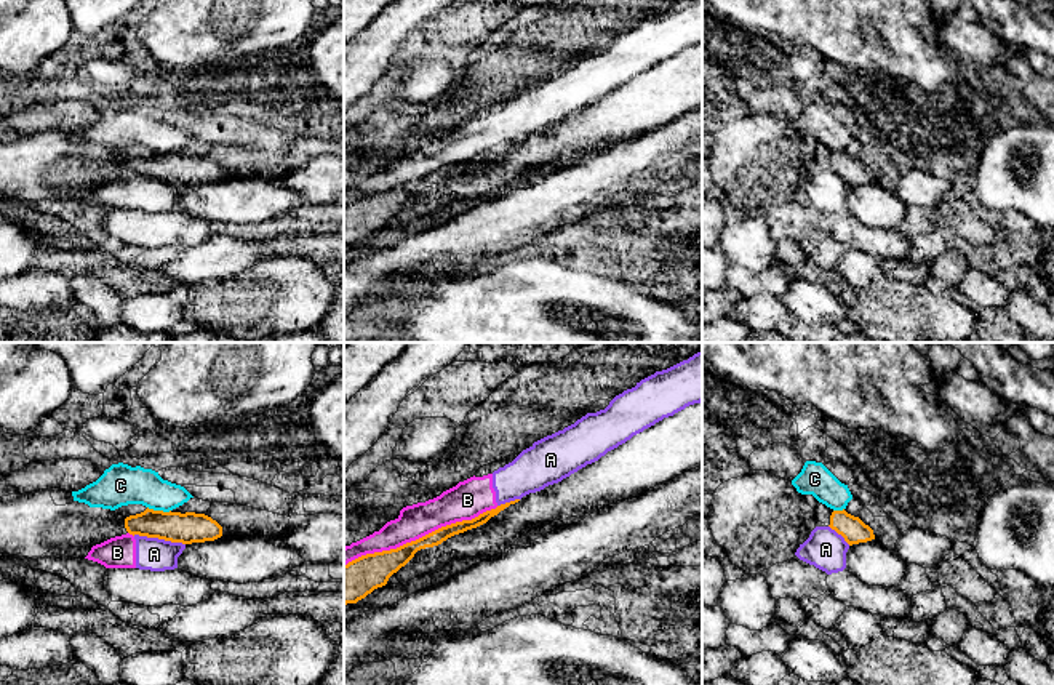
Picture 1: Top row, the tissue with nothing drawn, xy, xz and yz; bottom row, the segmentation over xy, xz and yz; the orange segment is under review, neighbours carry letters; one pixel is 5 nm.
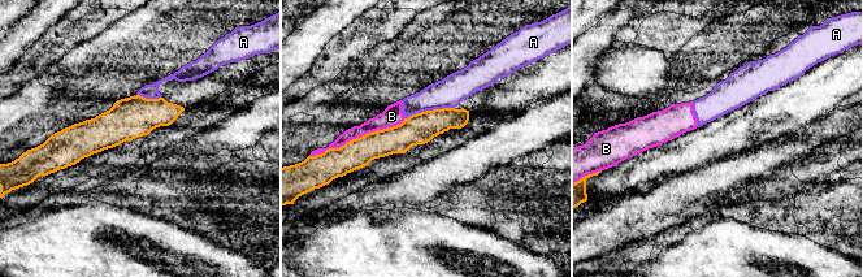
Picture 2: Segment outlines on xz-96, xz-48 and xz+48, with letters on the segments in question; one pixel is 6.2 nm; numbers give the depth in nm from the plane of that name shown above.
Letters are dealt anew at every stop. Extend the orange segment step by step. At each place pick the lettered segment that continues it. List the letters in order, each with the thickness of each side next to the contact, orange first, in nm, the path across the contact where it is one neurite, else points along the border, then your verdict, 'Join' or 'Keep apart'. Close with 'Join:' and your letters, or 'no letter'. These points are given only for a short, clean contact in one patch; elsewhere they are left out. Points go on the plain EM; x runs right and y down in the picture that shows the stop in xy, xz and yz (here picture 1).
A: Thickness 150 nm (orange) against 170 nm. Boundary: xy (133, 176), (157, 178), (184, 186). Keep apart
B: Thickness 140 nm (orange) against 180 nm. Keep apart
C: Thickness 150 nm (orange) against 200 nm. Keep apart
Join: no letter

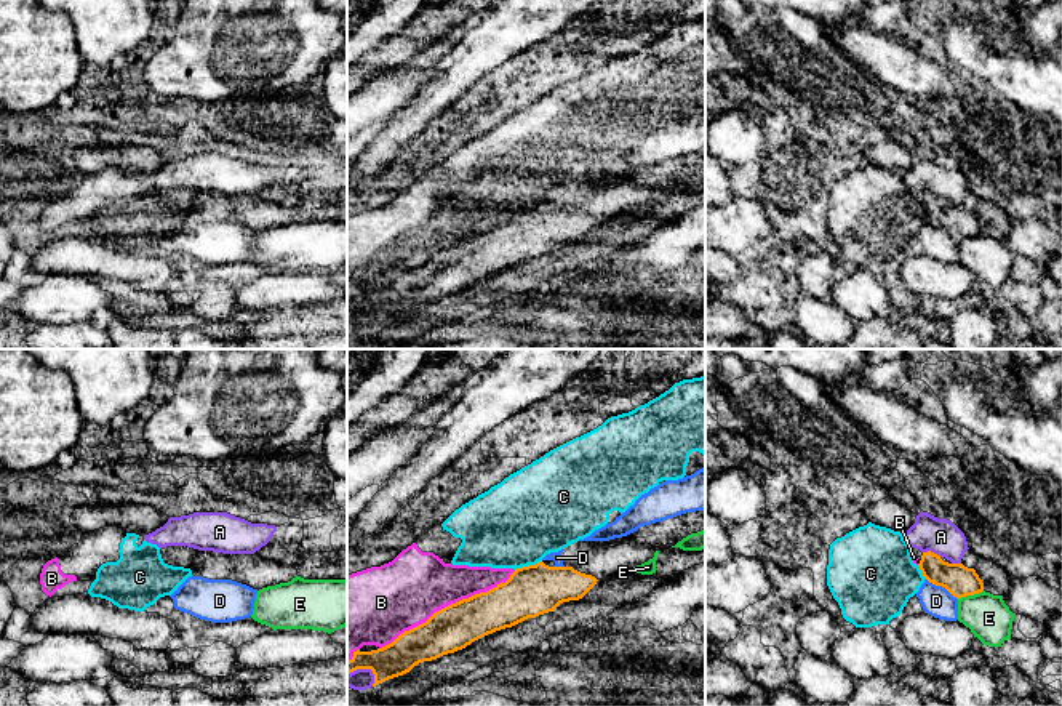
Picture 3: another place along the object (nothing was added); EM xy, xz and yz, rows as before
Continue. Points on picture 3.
A: Thickness 160 nm (orange) against 180 nm. Keep apart
B: Thickness 220 nm (orange) against 360 nm. Keep apart
C: Thickness 260 nm (orange) against 440 nm. Boundary: xz (541, 200), (515, 212). Keep apart
D: Thickness 160 nm (orange) against 160 nm. Boundary: yz (926, 220), (944, 228), (957, 240). Keep apart
E: Thickness 160 nm (orange) against 220 nm. Keep apart
Join: no letter

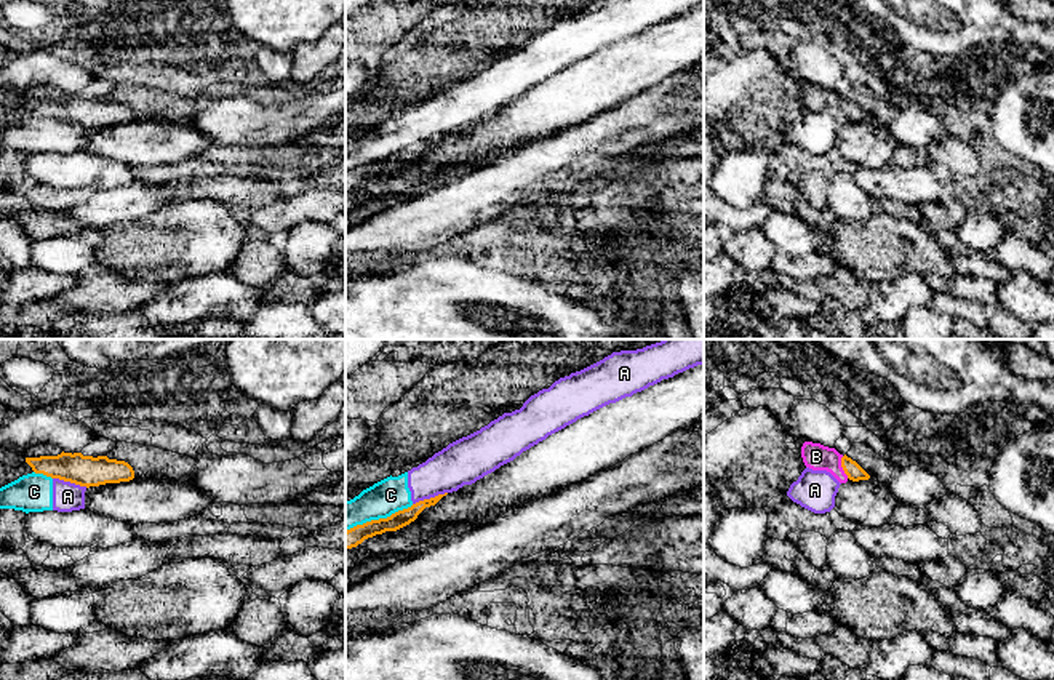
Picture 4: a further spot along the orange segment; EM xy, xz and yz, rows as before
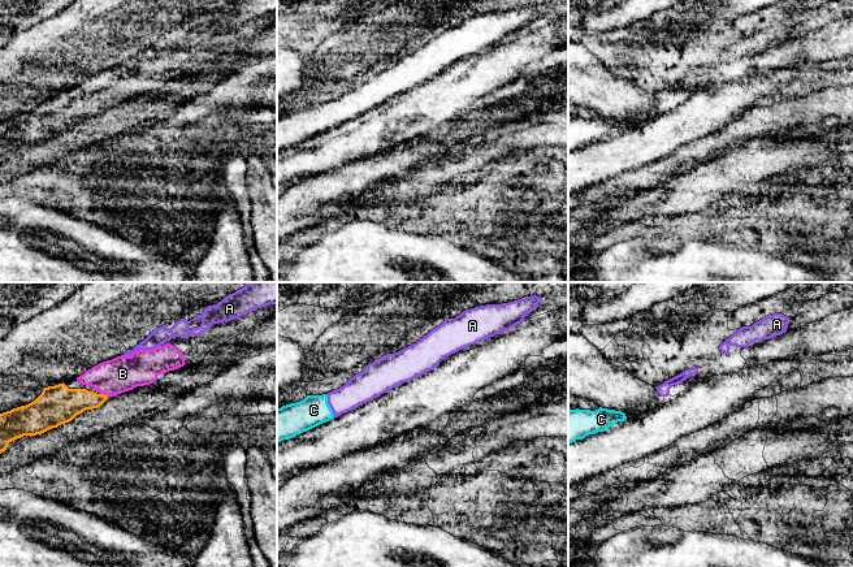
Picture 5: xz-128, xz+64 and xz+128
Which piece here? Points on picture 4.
A: Thickness 90 nm (orange) against 220 nm. Boundary: xz (447, 133), (413, 146). Keep apart
B: Thickness 90 nm (orange) against 140 nm. Join
C: Thickness 100 nm (orange) against 180 nm. Keep apart
Join: B

